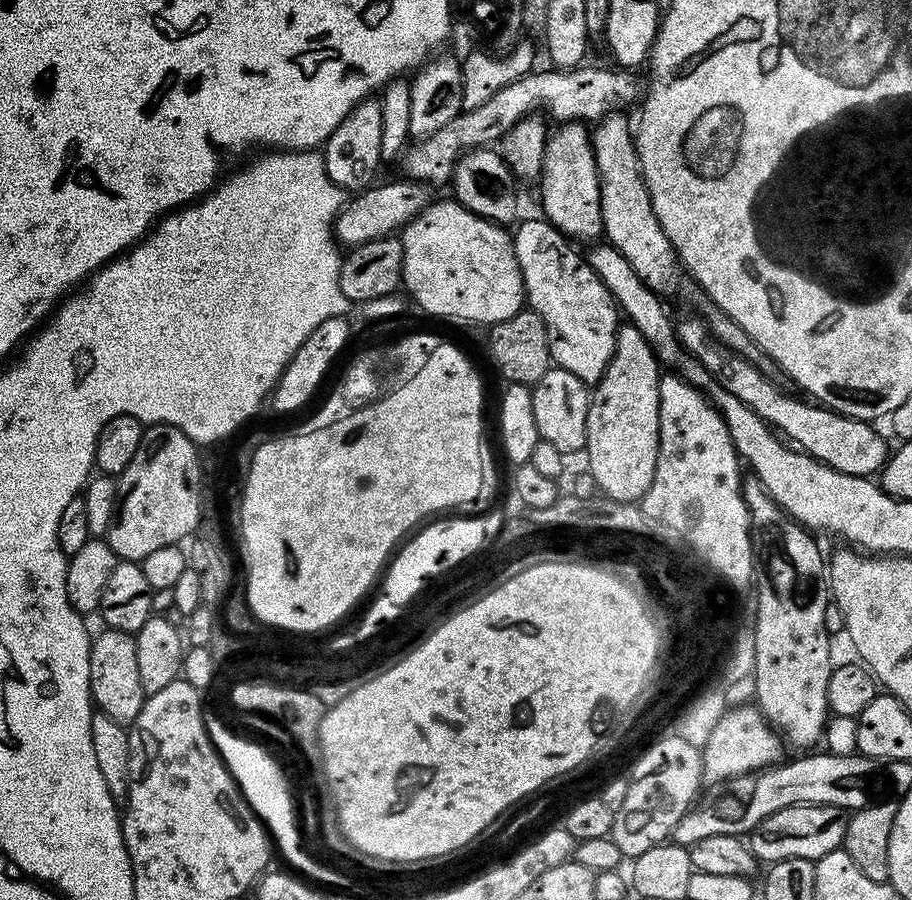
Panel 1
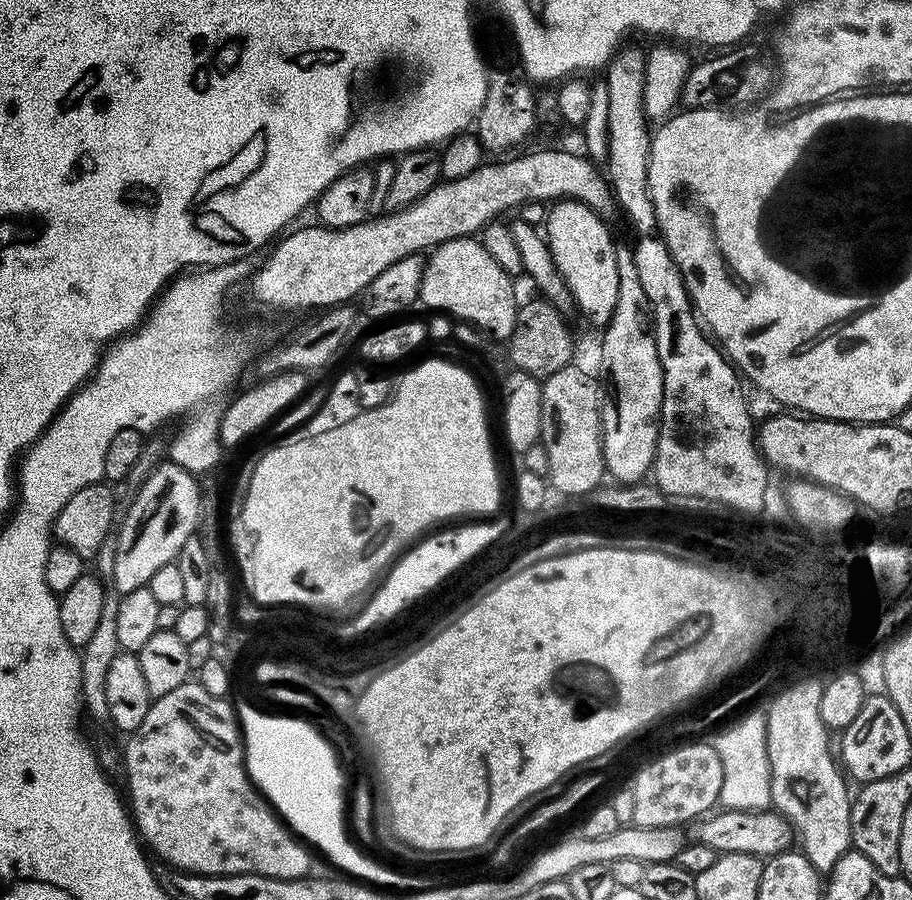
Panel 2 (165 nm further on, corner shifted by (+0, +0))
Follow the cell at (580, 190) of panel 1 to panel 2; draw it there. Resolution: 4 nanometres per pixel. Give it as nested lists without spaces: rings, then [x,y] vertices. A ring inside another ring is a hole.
[[[557,200],[547,209],[547,219],[542,225],[543,235],[548,241],[548,249],[552,255],[552,261],[554,266],[560,271],[560,276],[565,282],[565,286],[568,288],[568,292],[572,295],[572,304],[577,308],[580,307],[580,312],[589,320],[592,324],[597,324],[597,326],[603,326],[610,322],[610,318],[614,314],[614,302],[618,302],[618,262],[616,261],[616,245],[617,241],[612,240],[612,232],[607,228],[605,217],[600,216],[594,210],[590,210],[590,206],[586,206],[582,202],[577,200]]]

